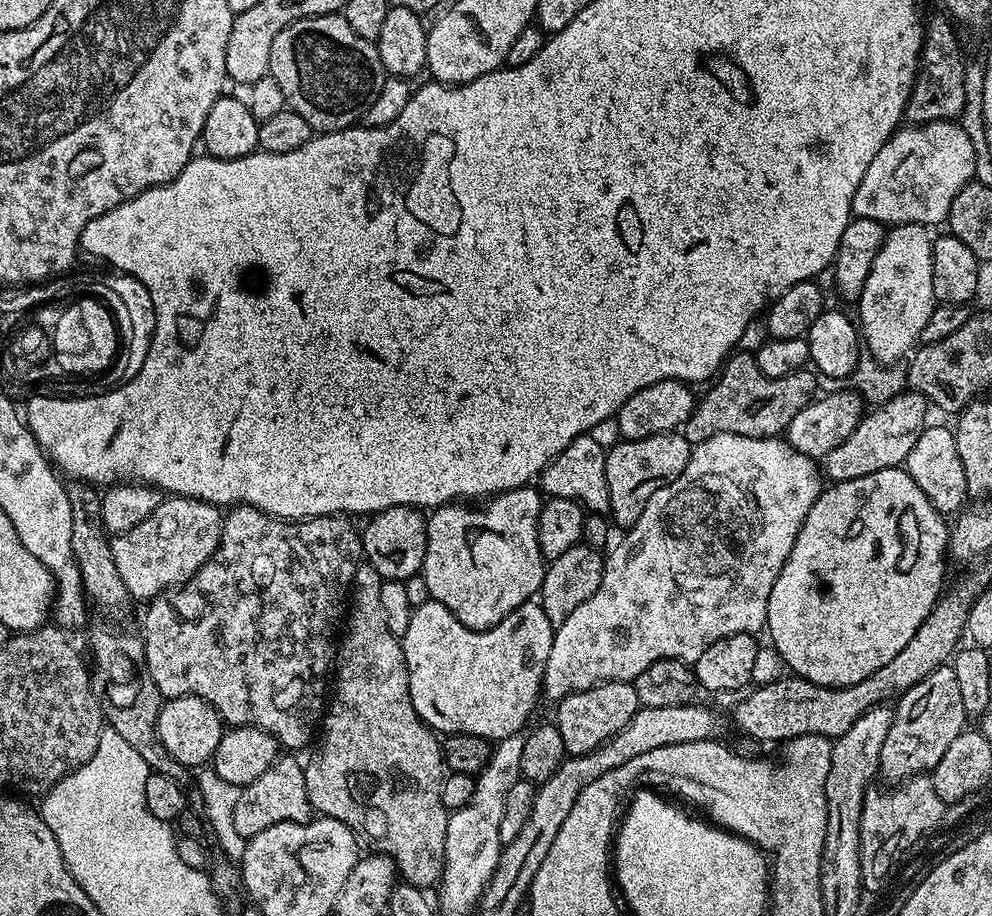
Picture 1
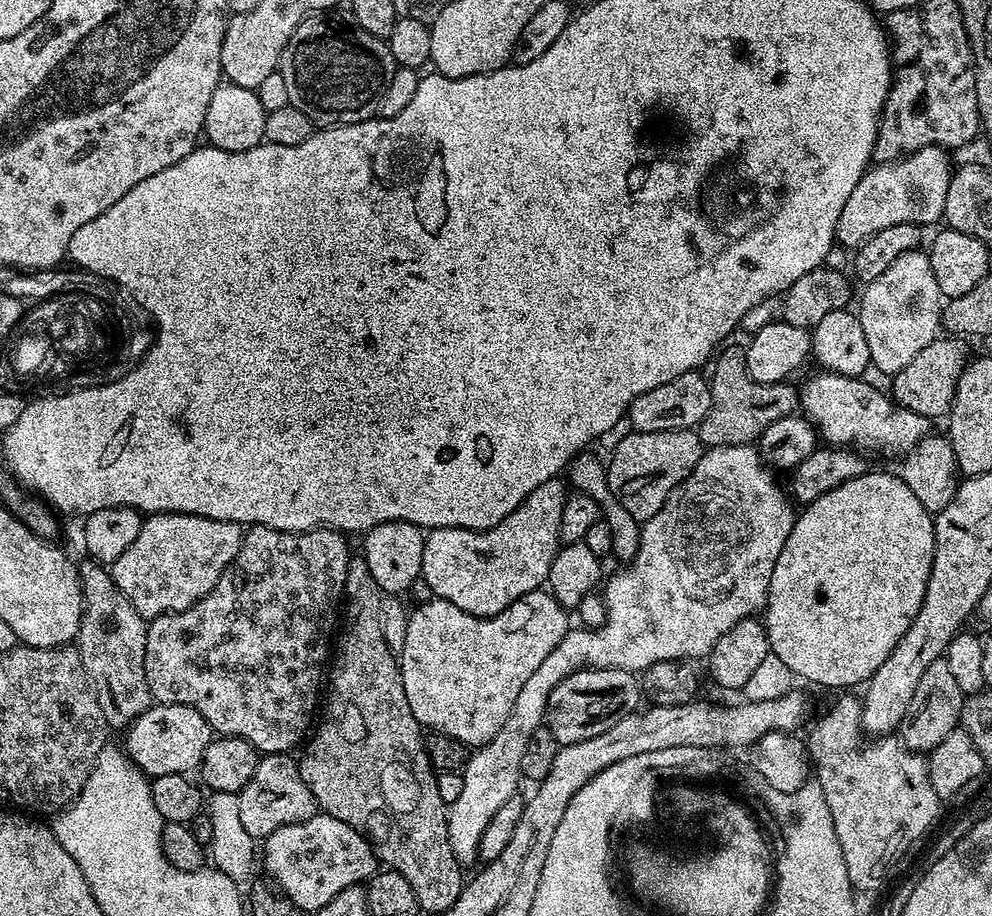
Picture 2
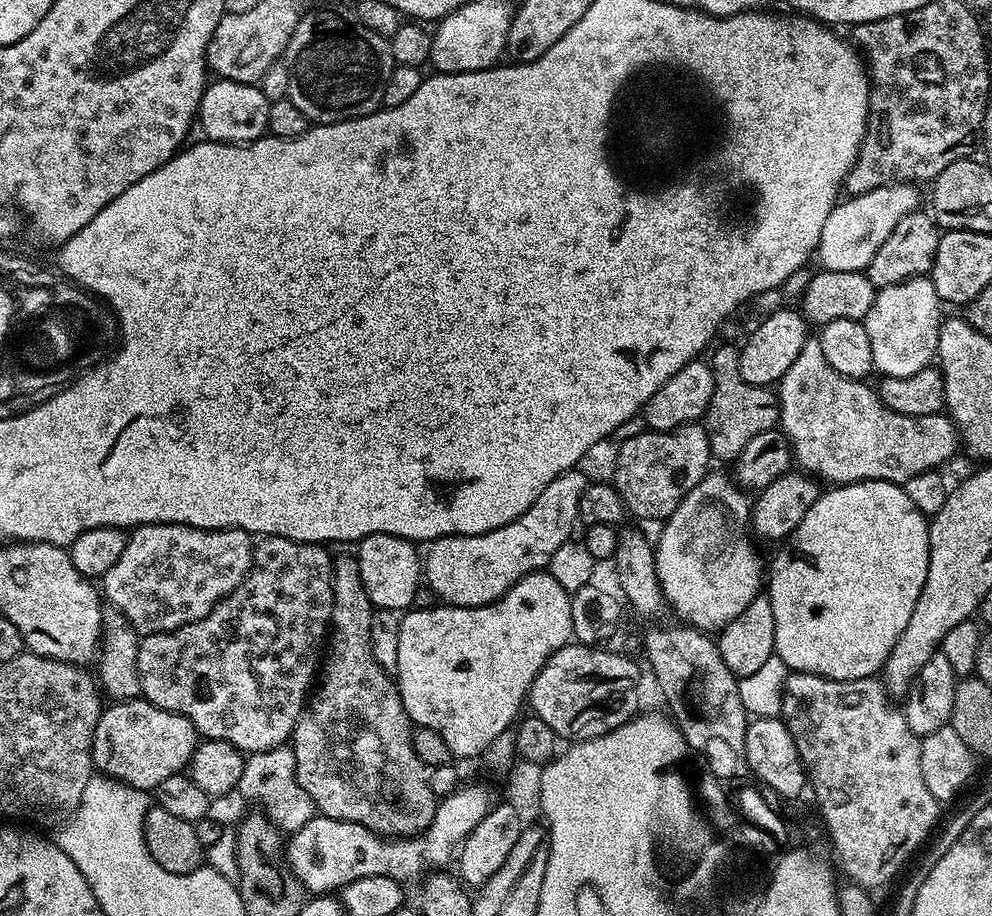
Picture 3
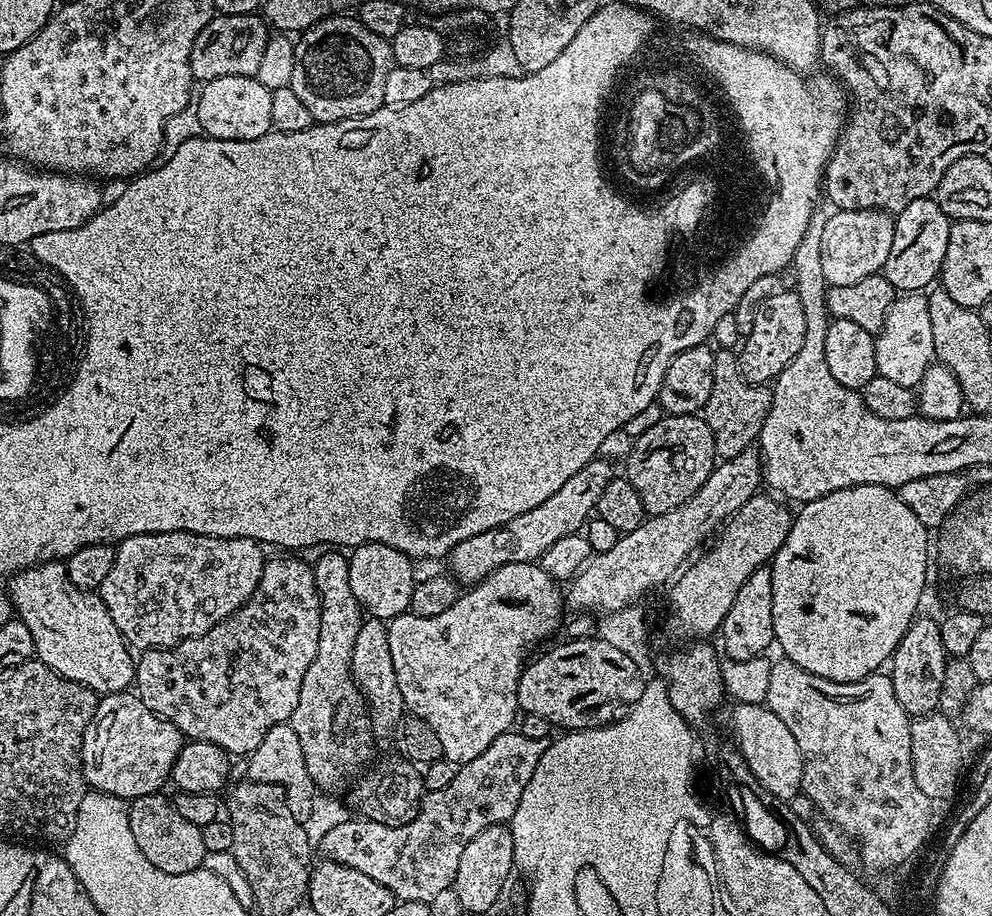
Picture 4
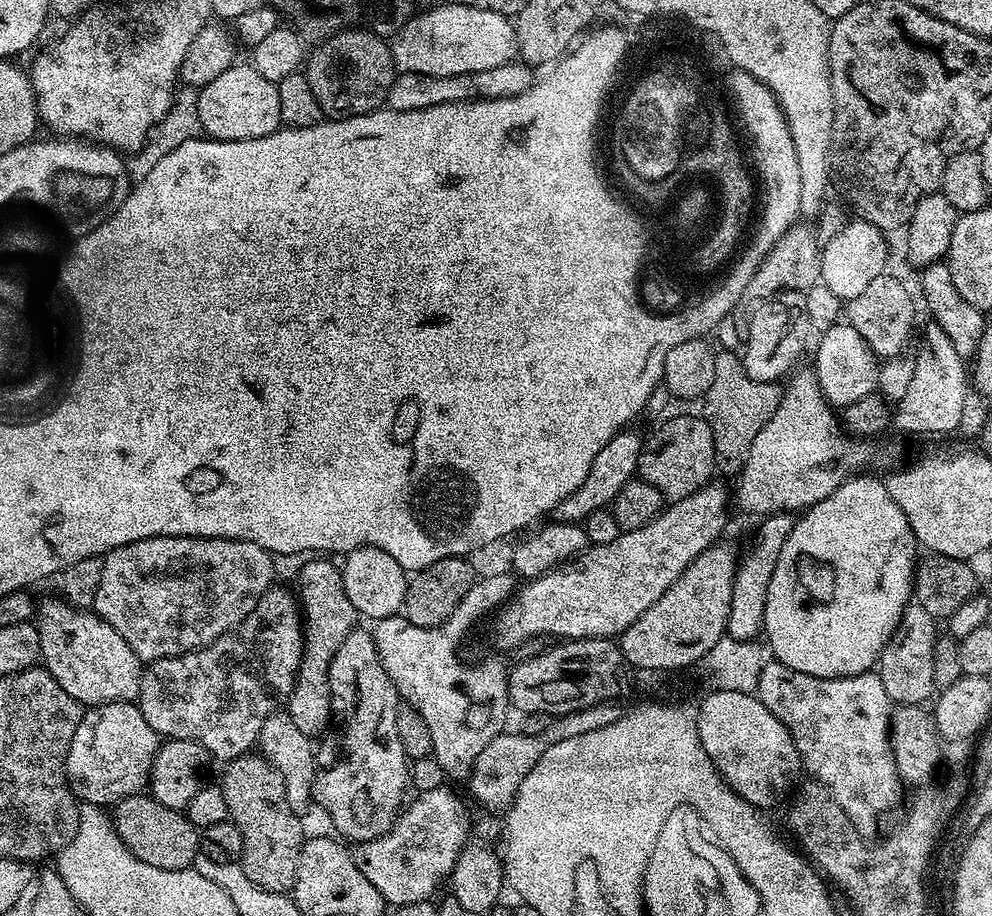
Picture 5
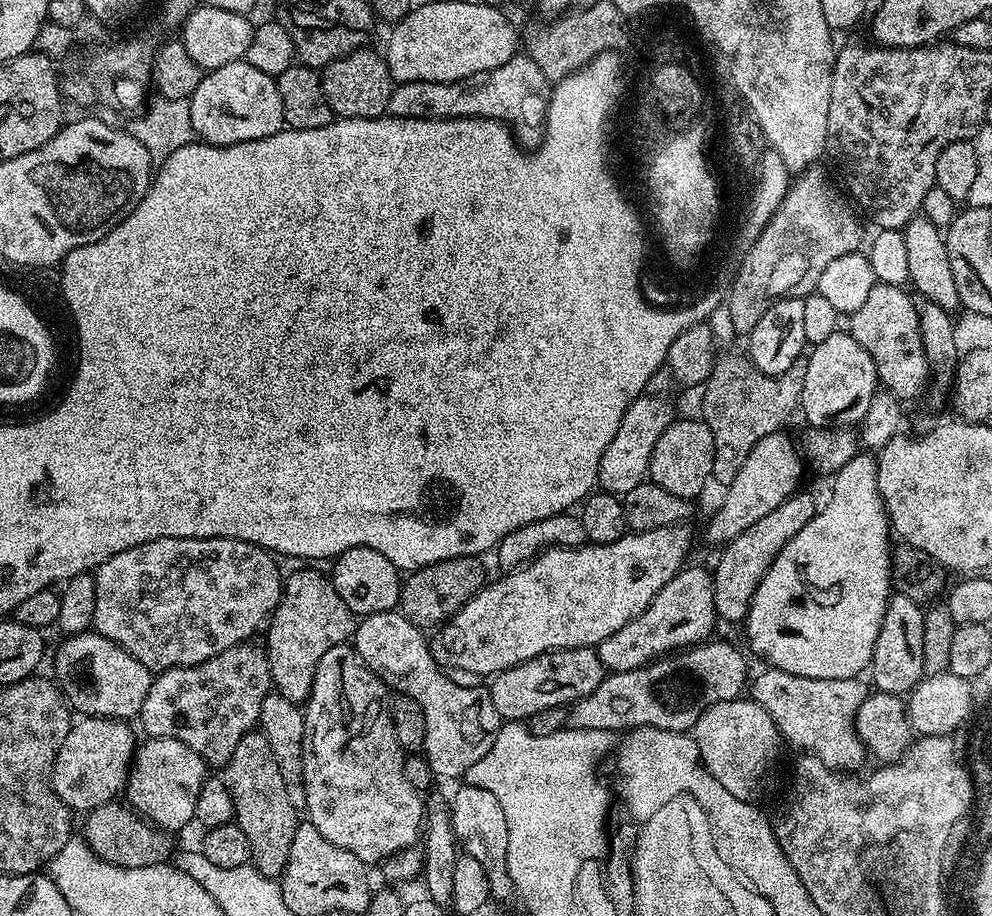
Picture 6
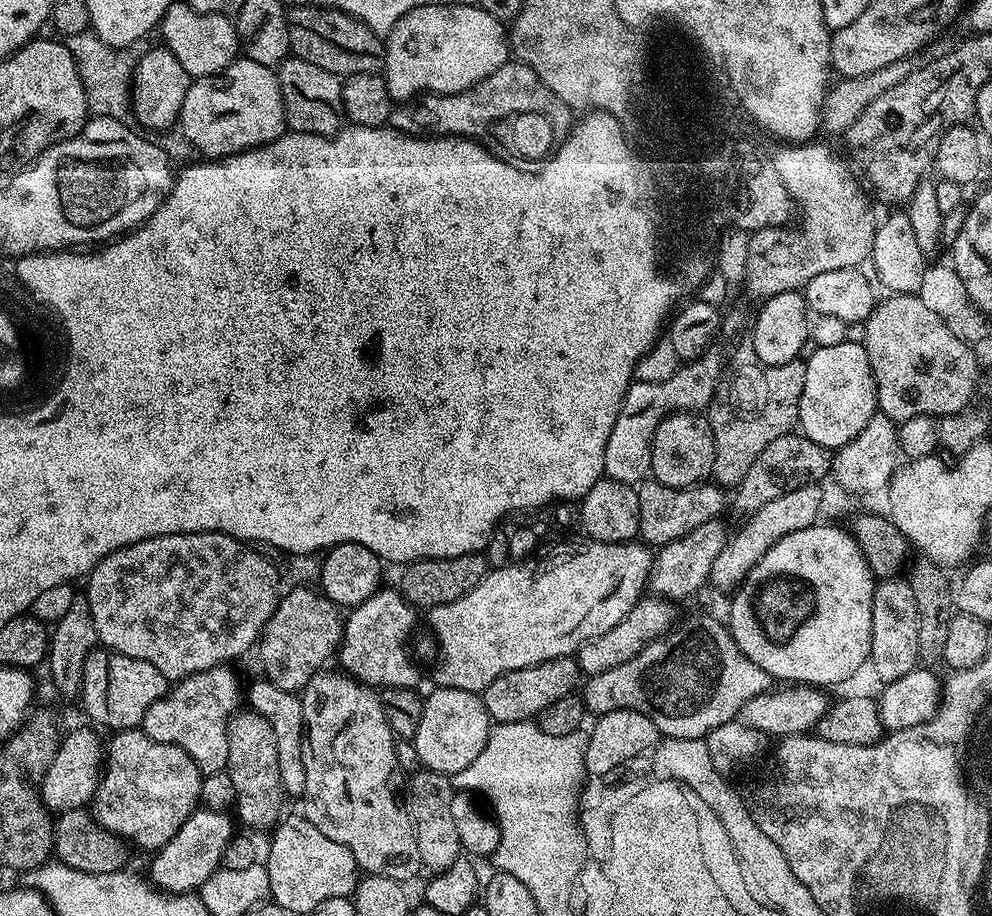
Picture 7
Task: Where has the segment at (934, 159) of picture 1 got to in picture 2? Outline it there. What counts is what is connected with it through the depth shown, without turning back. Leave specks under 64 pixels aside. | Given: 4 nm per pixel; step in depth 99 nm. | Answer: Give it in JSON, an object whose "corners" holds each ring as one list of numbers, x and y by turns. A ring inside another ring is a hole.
{"corners":[[923,148,898,160,873,163,858,186,854,186,846,206,842,206,842,214,838,214,836,244,845,244,849,250,855,250,878,234,878,230,886,230,886,226,925,226,939,221,944,214,946,190,950,190,954,171,954,164,948,161,948,156,943,148]]}

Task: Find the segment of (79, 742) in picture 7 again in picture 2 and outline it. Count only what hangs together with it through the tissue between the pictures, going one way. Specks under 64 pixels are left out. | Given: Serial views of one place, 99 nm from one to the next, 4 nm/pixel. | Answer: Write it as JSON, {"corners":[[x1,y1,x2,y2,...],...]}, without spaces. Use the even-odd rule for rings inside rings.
{"corners":[[153,703,151,708,147,708,138,719,128,725,123,736,123,751,128,753,128,757,141,768,145,776,151,778,162,774,195,773,202,762,202,754,206,754,206,746,210,746,214,738,214,733,206,718,202,718,202,714,198,714,198,710,190,706]]}

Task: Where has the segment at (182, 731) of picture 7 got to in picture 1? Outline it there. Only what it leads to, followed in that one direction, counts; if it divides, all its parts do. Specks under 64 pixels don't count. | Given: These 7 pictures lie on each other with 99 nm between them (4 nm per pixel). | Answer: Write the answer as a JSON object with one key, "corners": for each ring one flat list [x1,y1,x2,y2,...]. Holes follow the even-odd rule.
{"corners":[[237,504,229,512,232,513,229,516,227,513,223,517,220,546,216,553,185,584,180,585,179,588,161,592,153,600,147,601,145,608,148,609,144,612,144,628,142,627,144,665,148,667,150,678,154,678,154,686,158,686,161,696,165,698,197,696,210,702,210,706,214,706,214,710,220,715,225,725,233,728,266,730,284,750,304,747,307,749,308,739,311,738,312,731,314,736,326,711,324,683,327,680,329,683,330,680,330,669,334,664,334,641,337,639,342,617,346,612,346,597,352,587,356,567,362,562,362,536,358,528,352,525,355,523,344,514,311,516,309,520,278,520,274,516,268,516,262,510,251,508,248,504]]}

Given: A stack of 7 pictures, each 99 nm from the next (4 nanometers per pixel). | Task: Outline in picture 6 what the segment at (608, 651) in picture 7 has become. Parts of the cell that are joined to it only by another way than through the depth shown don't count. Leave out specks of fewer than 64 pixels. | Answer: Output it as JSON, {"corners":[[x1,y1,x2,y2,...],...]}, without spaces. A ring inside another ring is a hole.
{"corners":[[685,566,680,572,658,590,658,594,622,630,614,630,610,638,595,645,598,658,608,672,625,672,638,670,651,660,659,660,682,648,691,648,693,644,703,644,713,635,712,627,718,624,714,590,712,589,712,572,704,568]]}

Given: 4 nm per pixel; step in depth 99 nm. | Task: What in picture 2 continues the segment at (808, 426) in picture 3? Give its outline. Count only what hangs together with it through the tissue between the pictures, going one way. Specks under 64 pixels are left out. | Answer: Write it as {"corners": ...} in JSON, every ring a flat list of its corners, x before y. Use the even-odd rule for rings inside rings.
{"corners":[[823,370,817,371,817,373,817,376,812,376,808,381,805,382,804,388,802,384,802,387,799,389,800,403,798,408,802,415,805,416,806,419,809,420,813,425,813,427,816,428,819,439,823,441,825,445,835,446,838,448,850,448,854,452,867,454,869,457,896,456,895,458,903,458,907,452,914,450,914,446,918,446,918,442,922,442,922,438,926,438,928,435,930,435,930,428,928,428,928,424,930,424,929,417,923,416,922,414,914,414,914,410,906,410,905,408,900,407,899,404,893,401,891,395,879,392,878,390,874,389,874,387,870,386,863,378,859,376,843,376,837,372,826,372]]}

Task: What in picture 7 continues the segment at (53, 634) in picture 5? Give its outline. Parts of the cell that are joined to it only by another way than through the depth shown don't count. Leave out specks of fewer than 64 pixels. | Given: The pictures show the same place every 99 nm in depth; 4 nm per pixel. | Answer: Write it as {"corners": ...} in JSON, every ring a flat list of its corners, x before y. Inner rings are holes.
{"corners":[[94,650,84,662,78,700,84,703,84,712,101,729,136,730,144,723,144,715,150,706,170,687,169,681,150,662,138,658,119,656,116,652]]}

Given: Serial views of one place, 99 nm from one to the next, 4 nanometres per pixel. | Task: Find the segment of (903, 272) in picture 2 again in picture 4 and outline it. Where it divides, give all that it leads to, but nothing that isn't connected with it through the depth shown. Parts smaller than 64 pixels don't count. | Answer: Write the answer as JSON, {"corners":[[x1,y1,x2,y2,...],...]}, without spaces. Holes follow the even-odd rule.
{"corners":[[909,292,897,295,886,314,886,322,876,336,876,370,882,378,891,378,898,386,915,389,926,370,936,360,934,333,930,327,927,295]]}

